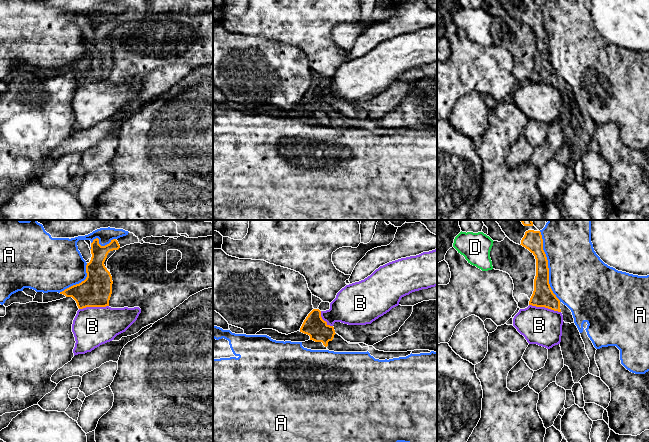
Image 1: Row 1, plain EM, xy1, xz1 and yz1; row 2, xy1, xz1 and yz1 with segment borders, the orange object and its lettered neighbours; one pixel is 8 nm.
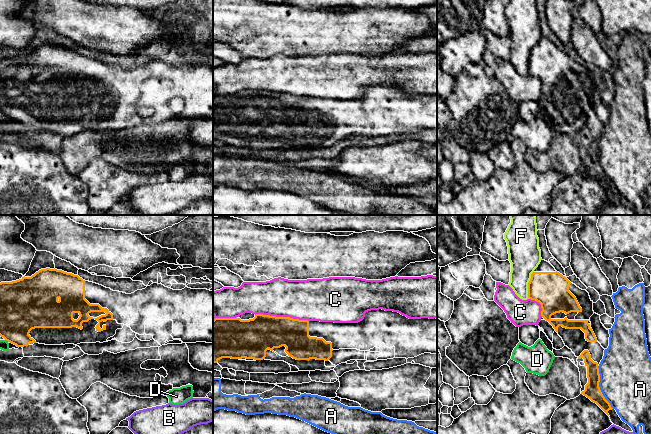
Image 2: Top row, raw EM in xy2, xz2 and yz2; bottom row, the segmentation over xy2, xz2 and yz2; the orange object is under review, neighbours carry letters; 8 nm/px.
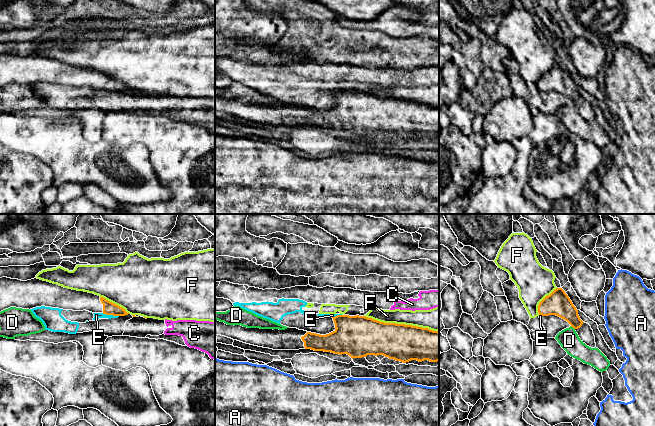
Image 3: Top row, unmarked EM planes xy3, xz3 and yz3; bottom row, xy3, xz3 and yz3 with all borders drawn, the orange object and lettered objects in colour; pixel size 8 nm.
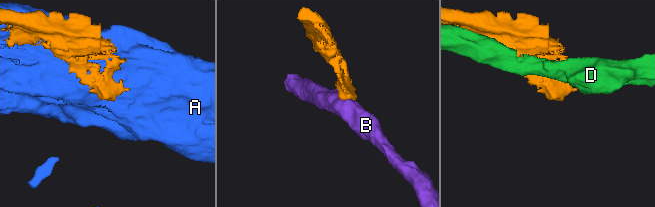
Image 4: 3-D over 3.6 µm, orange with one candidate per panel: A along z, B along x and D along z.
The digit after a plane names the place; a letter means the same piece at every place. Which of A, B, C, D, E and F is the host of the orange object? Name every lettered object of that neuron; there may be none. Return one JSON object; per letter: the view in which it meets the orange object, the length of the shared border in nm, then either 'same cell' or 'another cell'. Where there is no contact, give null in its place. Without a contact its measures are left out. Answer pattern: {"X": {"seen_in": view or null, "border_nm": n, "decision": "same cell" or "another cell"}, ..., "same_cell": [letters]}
{"A": {"seen_in": "yz1", "border_nm": 600, "decision": "another cell"}, "B": {"seen_in": "yz1", "border_nm": 260, "decision": "another cell"}, "C": {"seen_in": "xz2", "border_nm": 440, "decision": "another cell"}, "D": {"seen_in": "yz3", "border_nm": 50, "decision": "another cell"}, "E": {"seen_in": "xy3", "border_nm": 140, "decision": "another cell"}, "F": {"seen_in": "xz3", "border_nm": 600, "decision": "another cell"}, "same_cell": []}

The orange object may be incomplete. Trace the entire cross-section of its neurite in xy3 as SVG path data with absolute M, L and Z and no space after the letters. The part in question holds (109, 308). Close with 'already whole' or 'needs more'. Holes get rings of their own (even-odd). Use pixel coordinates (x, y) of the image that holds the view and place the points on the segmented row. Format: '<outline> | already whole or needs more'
M0 278L0 312L10 307L30 310L41 306L113 316L129 314L122 307L93 293L64 288L37 278L27 281Z | needs more

